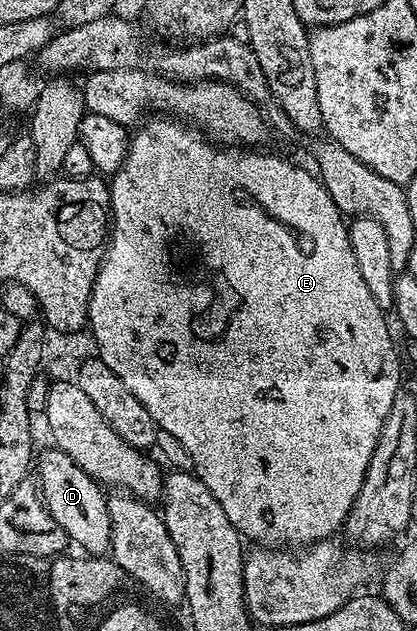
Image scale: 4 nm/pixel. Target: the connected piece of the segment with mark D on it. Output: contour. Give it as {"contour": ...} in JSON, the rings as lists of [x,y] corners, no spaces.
{"contour":[[[49,448],[39,451],[40,478],[38,486],[42,491],[42,502],[46,513],[68,534],[69,543],[81,546],[83,553],[88,556],[104,556],[112,548],[112,528],[110,526],[110,512],[108,498],[99,482],[95,482],[90,475],[82,472],[66,452]]]}

